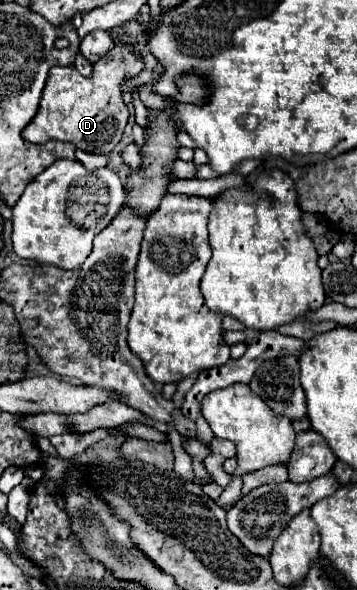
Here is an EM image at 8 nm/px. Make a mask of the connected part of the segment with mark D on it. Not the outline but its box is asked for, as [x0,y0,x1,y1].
[22,44,144,146]

